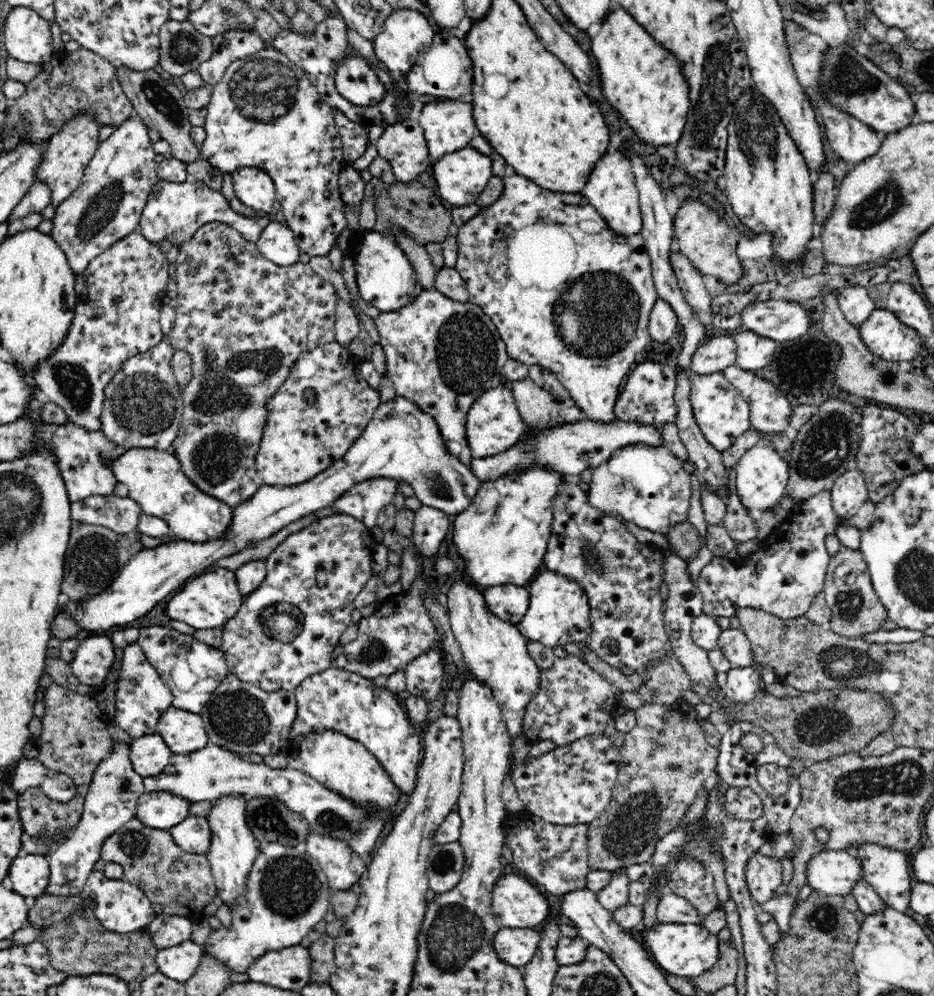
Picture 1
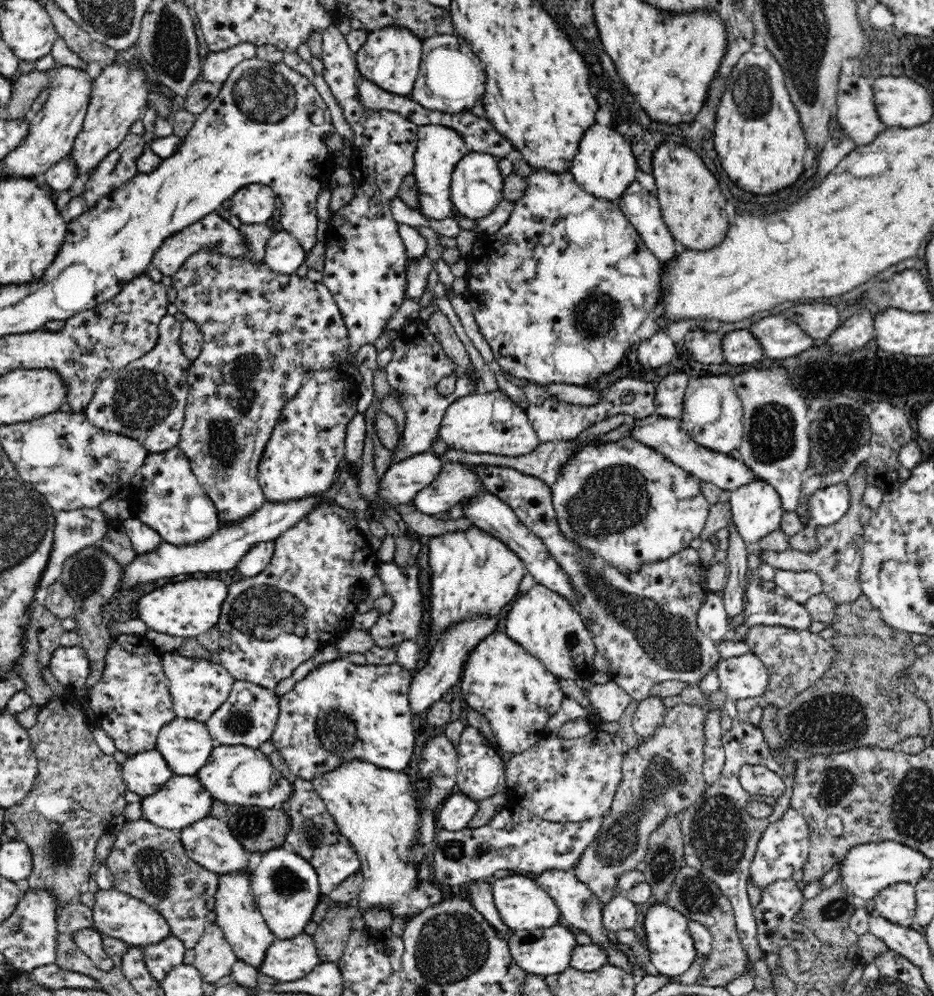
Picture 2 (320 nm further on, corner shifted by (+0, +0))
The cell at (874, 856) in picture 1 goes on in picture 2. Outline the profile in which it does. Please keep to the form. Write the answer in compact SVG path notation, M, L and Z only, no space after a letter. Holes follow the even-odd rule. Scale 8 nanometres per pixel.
M899 882L883 888L871 901L876 914L892 924L911 927L916 910L913 884Z

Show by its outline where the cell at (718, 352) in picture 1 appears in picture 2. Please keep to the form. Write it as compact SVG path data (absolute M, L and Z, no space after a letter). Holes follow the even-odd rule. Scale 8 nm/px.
M749 329L725 332L722 335L722 351L726 363L751 366L766 359L764 347Z

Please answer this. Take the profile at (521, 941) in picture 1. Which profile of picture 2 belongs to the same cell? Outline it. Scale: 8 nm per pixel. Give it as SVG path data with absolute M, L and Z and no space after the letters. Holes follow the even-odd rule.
M556 924L550 928L534 929L533 931L513 931L507 943L511 955L522 970L545 978L562 974L561 972L570 967L573 950L578 946L575 935L576 931L570 927Z

